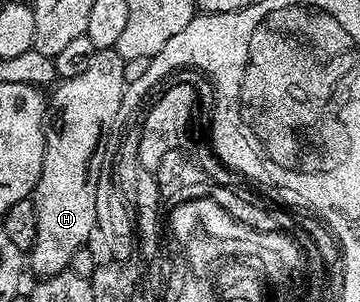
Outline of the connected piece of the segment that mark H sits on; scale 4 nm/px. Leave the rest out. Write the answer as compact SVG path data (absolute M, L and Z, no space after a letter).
M117 49L95 50L92 64L88 64L88 69L81 76L72 76L59 81L53 87L54 98L52 94L48 102L52 117L49 119L46 131L44 164L32 195L34 206L38 209L36 212L38 223L34 247L28 251L28 266L38 273L39 279L51 278L53 274L67 269L72 256L76 256L76 252L89 243L86 241L89 240L90 233L95 233L97 180L100 177L100 166L108 162L105 154L106 141L109 140L110 133L113 132L114 125L122 114L122 101L128 85L124 76L125 67L126 62L120 57Z

